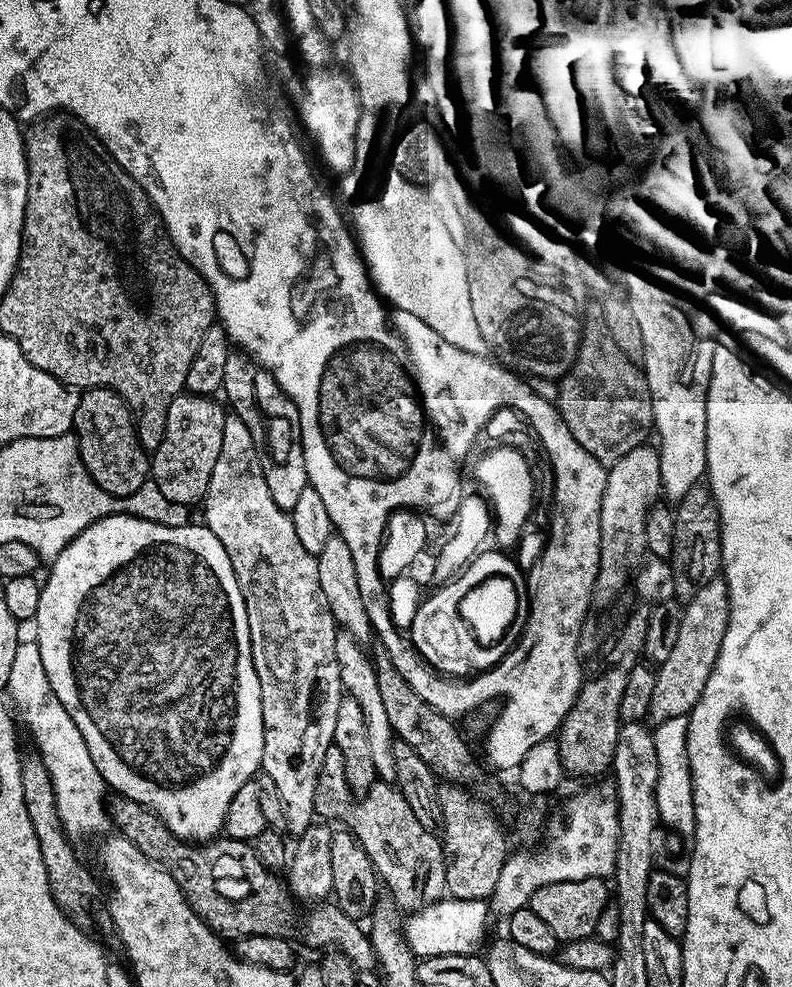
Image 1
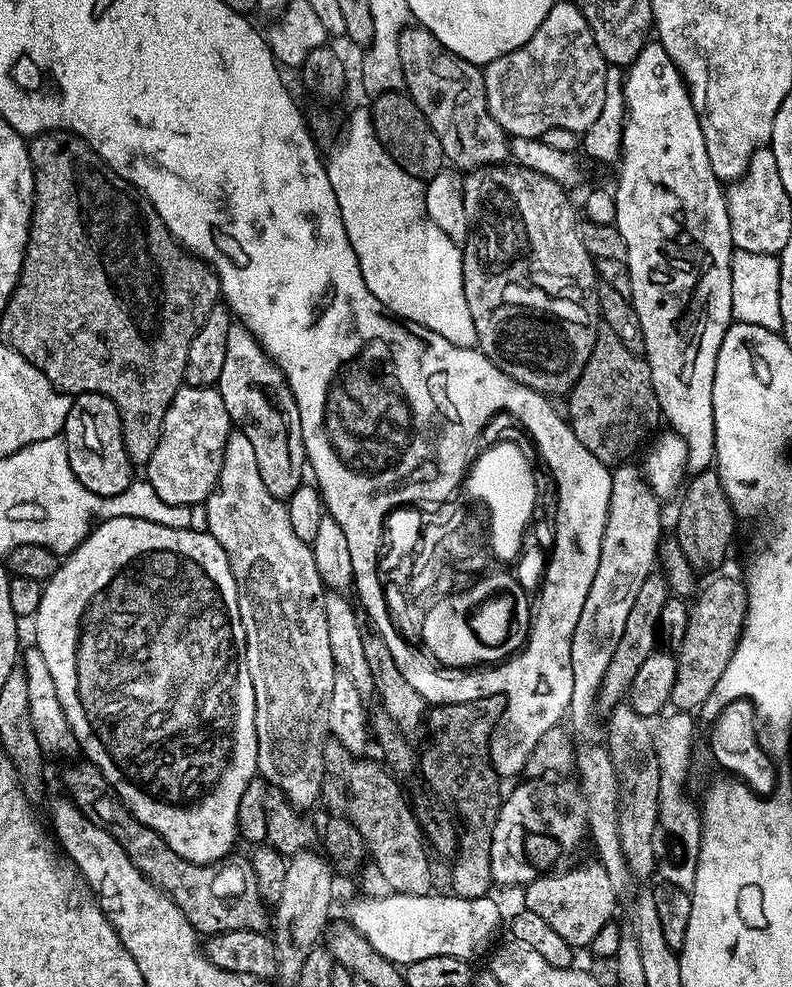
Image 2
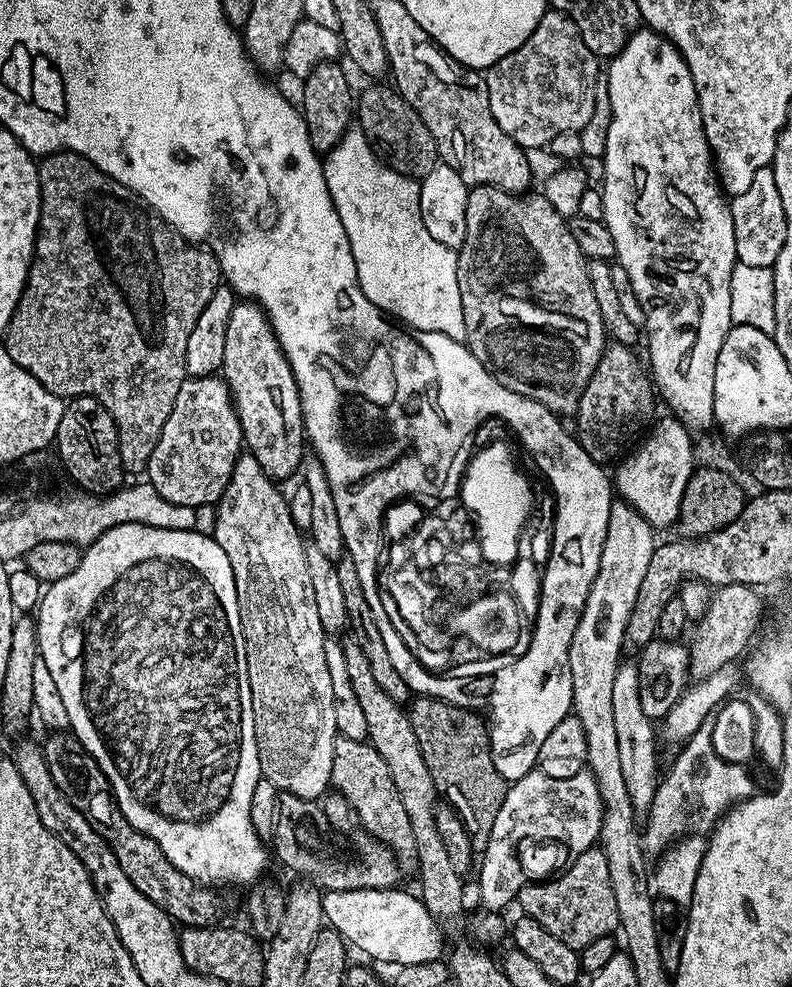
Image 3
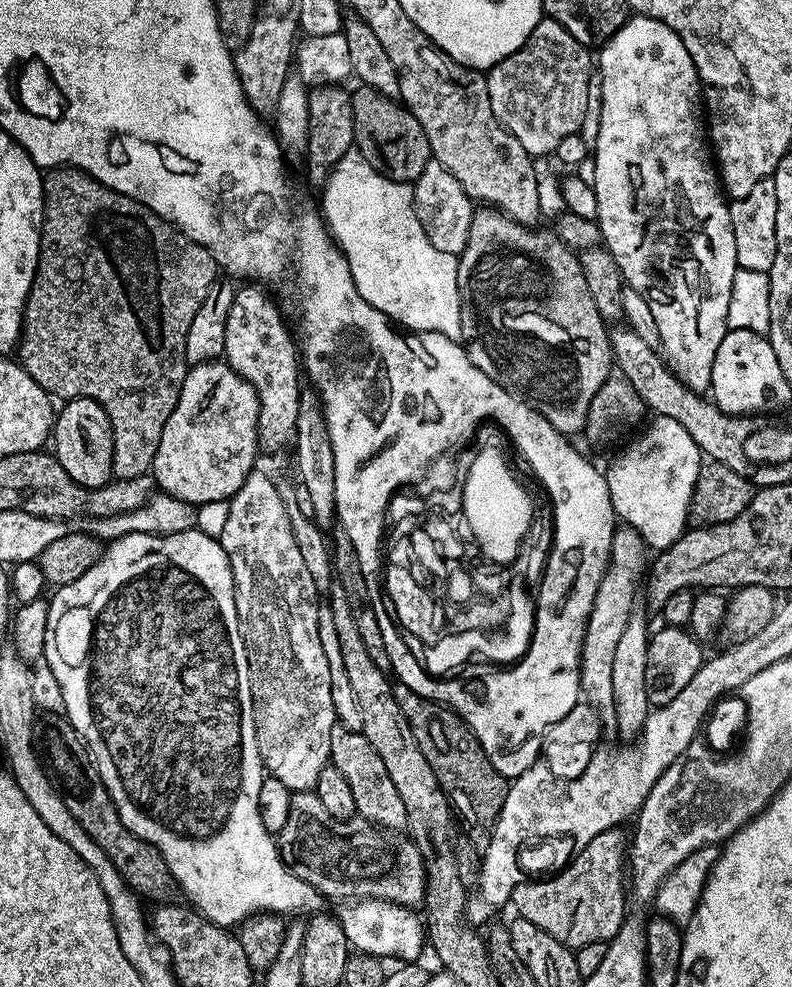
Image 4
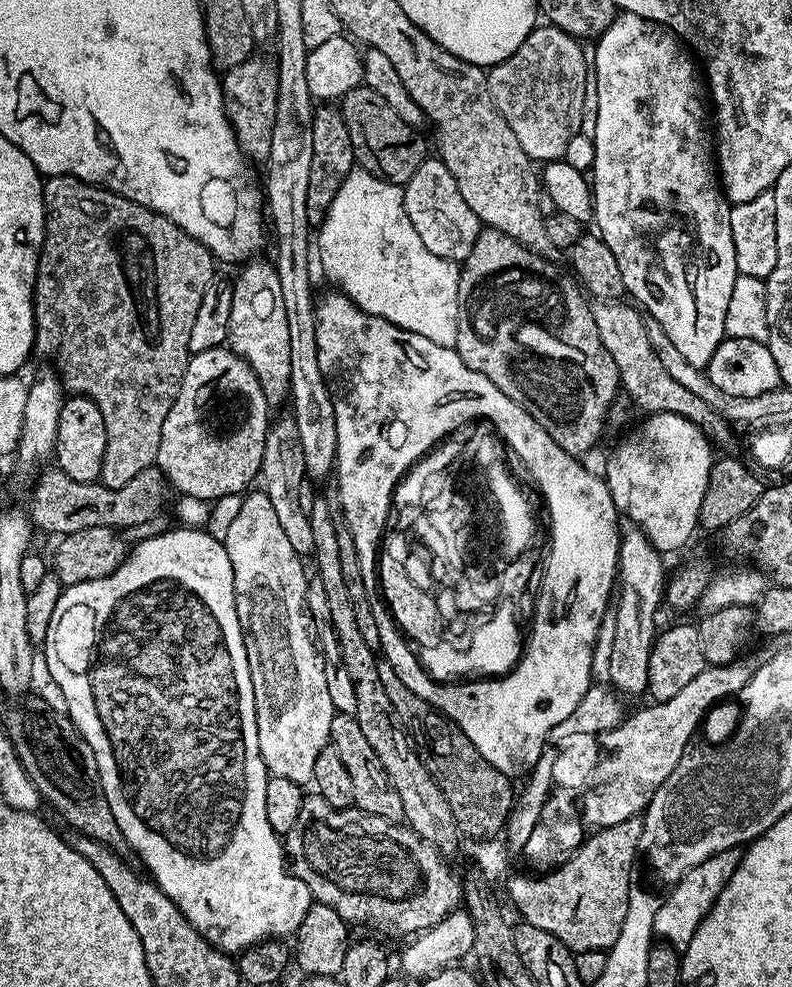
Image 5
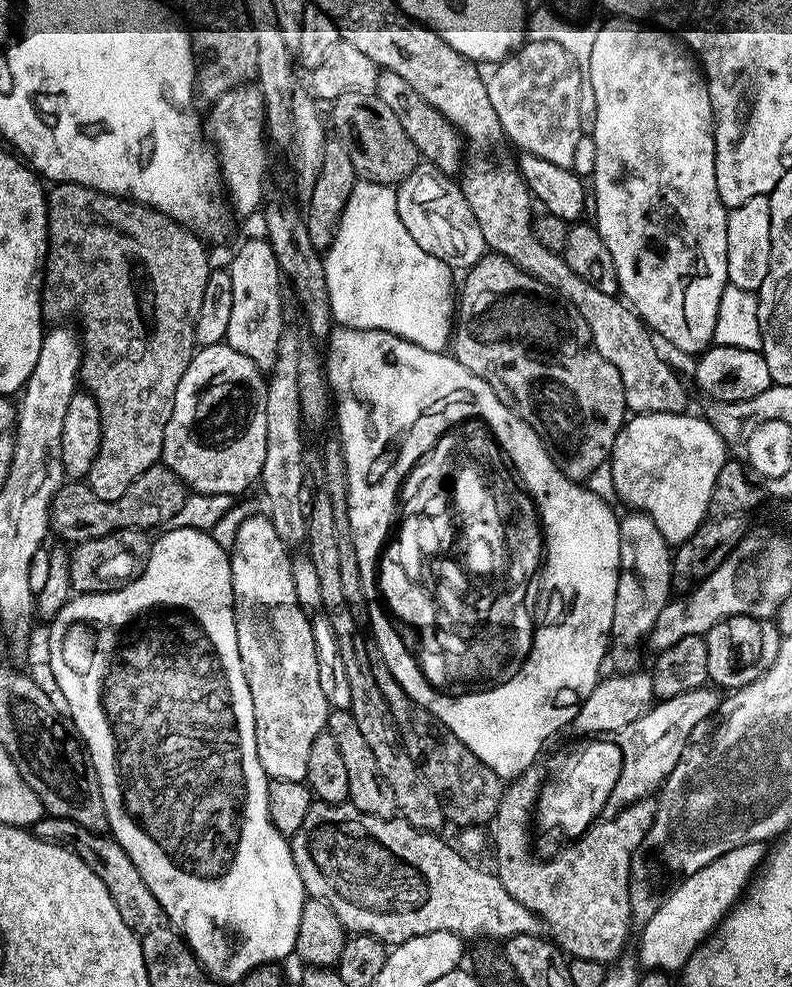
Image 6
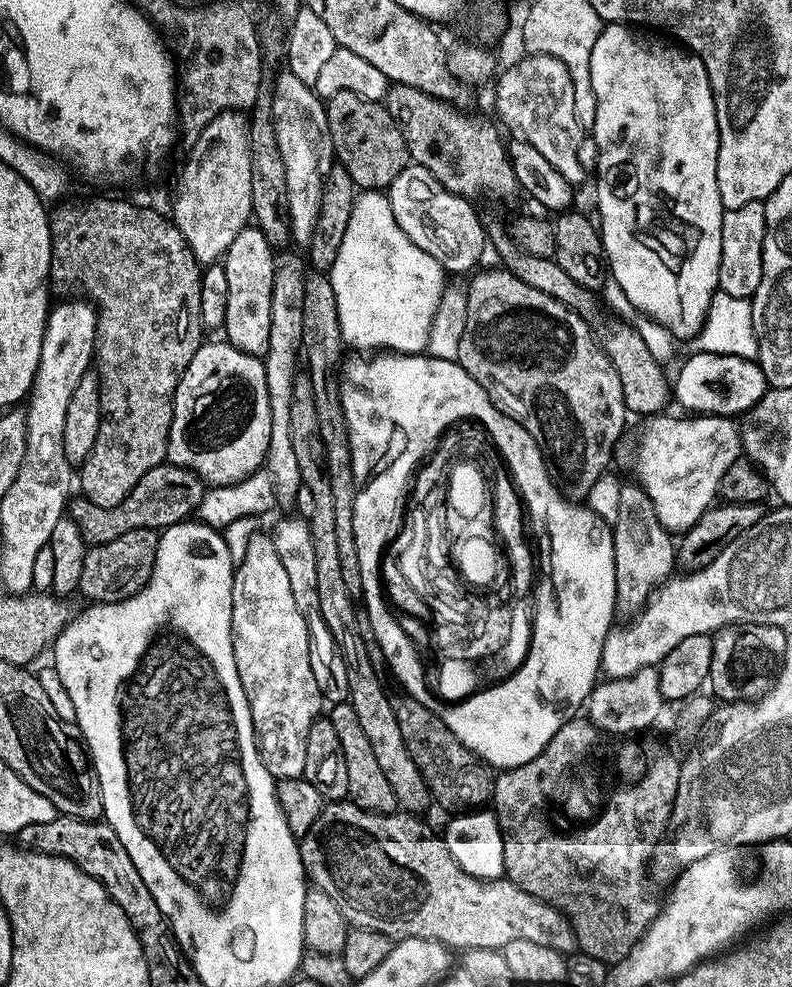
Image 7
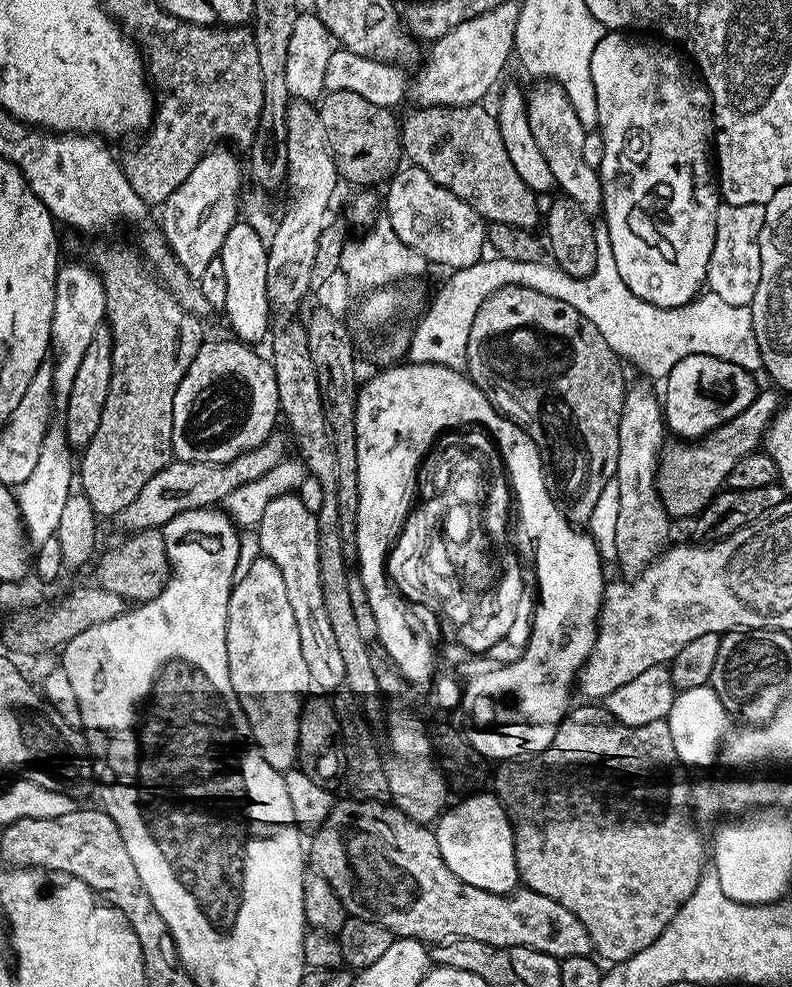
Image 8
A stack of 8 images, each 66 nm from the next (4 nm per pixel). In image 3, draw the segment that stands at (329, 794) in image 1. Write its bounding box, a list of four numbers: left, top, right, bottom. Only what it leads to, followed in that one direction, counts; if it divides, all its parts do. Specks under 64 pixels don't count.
[331,735,416,865]

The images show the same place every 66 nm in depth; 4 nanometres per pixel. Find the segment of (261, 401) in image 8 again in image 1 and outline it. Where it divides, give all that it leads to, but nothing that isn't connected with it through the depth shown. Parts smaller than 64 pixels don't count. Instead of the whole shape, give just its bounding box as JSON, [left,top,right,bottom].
[150,394,226,505]

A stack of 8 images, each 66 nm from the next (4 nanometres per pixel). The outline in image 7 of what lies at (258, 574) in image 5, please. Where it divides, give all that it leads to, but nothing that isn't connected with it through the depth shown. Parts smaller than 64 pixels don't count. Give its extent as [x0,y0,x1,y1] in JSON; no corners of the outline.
[232,535,322,780]

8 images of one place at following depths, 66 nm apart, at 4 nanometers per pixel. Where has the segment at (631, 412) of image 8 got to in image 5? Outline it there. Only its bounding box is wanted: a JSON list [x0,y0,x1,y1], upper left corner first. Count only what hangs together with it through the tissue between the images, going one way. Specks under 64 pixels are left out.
[610,526,666,696]

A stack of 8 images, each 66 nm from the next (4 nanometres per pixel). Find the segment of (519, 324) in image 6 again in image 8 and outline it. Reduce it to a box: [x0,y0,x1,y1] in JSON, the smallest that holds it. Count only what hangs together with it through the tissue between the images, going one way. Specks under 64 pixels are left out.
[466,284,626,526]

